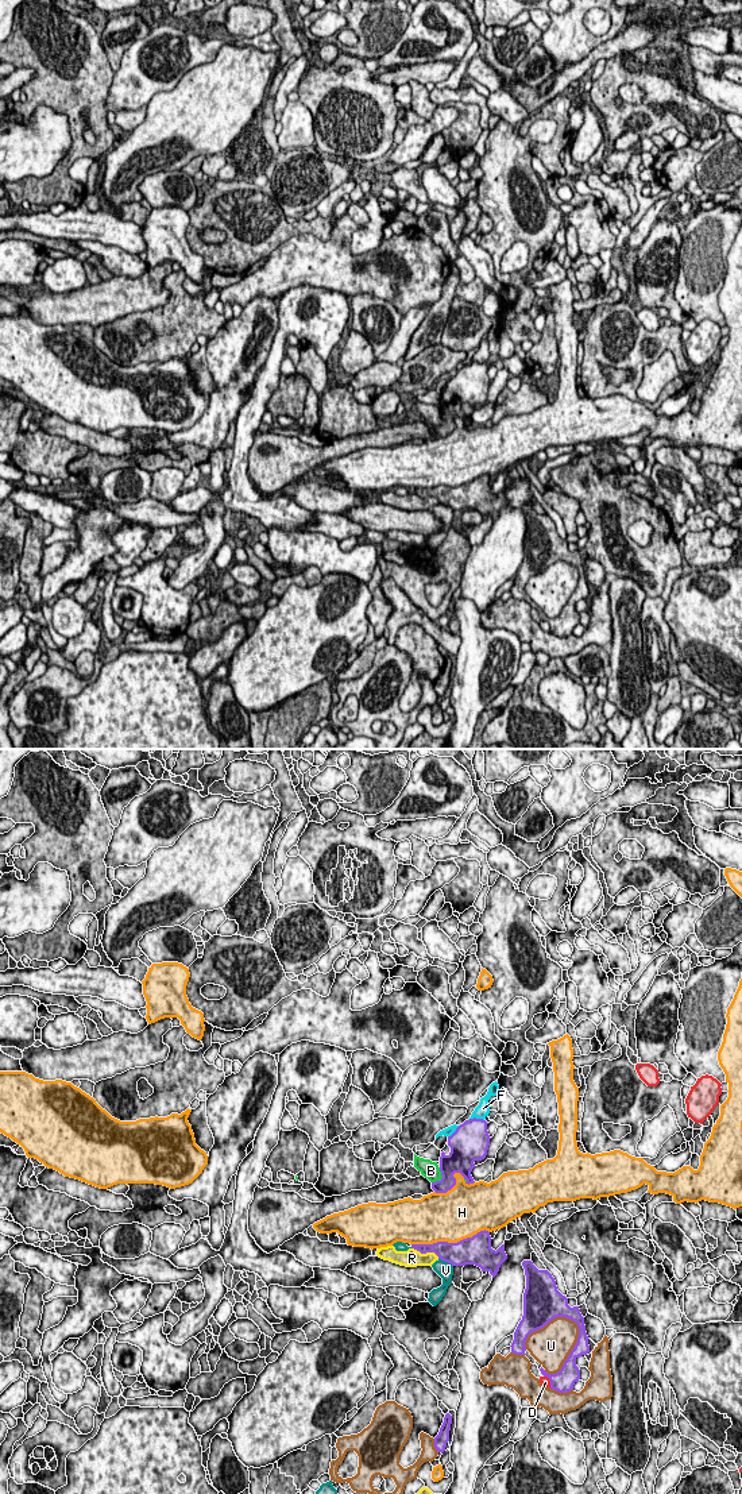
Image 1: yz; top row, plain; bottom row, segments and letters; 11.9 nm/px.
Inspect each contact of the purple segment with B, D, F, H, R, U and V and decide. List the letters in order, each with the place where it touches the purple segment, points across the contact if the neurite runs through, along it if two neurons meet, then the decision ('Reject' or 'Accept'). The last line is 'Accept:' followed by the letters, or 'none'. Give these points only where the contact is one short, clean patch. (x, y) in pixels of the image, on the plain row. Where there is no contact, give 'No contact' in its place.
B: Touches purple at yz (443, 421). Reject
D: Touches purple at yz (549, 624). Reject
F: Touches purple at yz (475, 362). Reject
H: Touches purple at yz (449, 487). Reject
R: Touches purple at yz (425, 497). Reject
U: Touches purple at yz (574, 591). Reject
V: Touches purple at yz (445, 505). Reject
Accept: none

